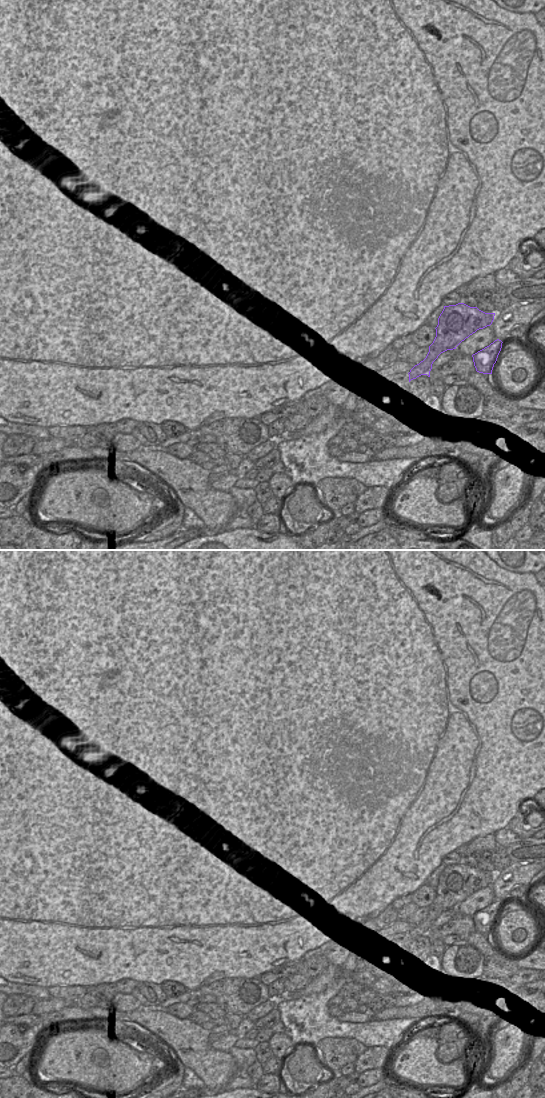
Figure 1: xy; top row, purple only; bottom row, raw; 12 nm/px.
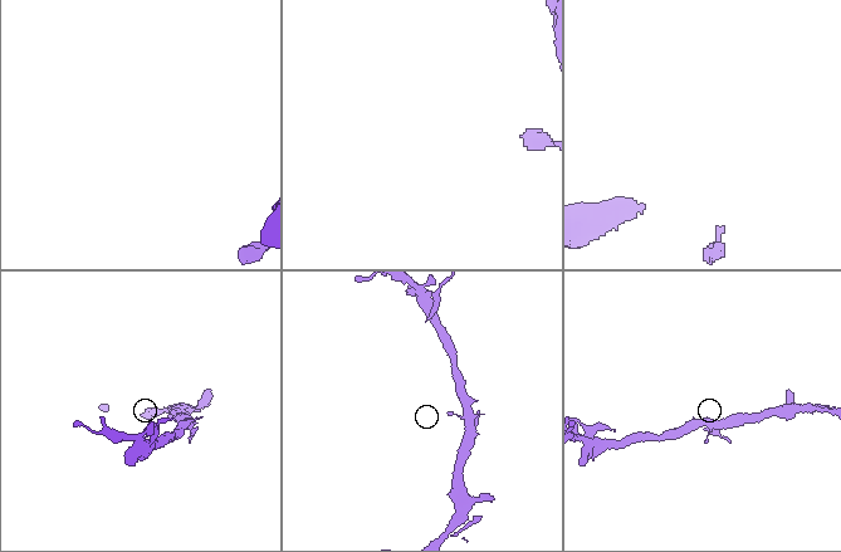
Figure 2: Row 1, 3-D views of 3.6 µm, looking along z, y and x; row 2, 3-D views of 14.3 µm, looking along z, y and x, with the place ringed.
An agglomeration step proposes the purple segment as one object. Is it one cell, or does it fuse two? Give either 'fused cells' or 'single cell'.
single cell

